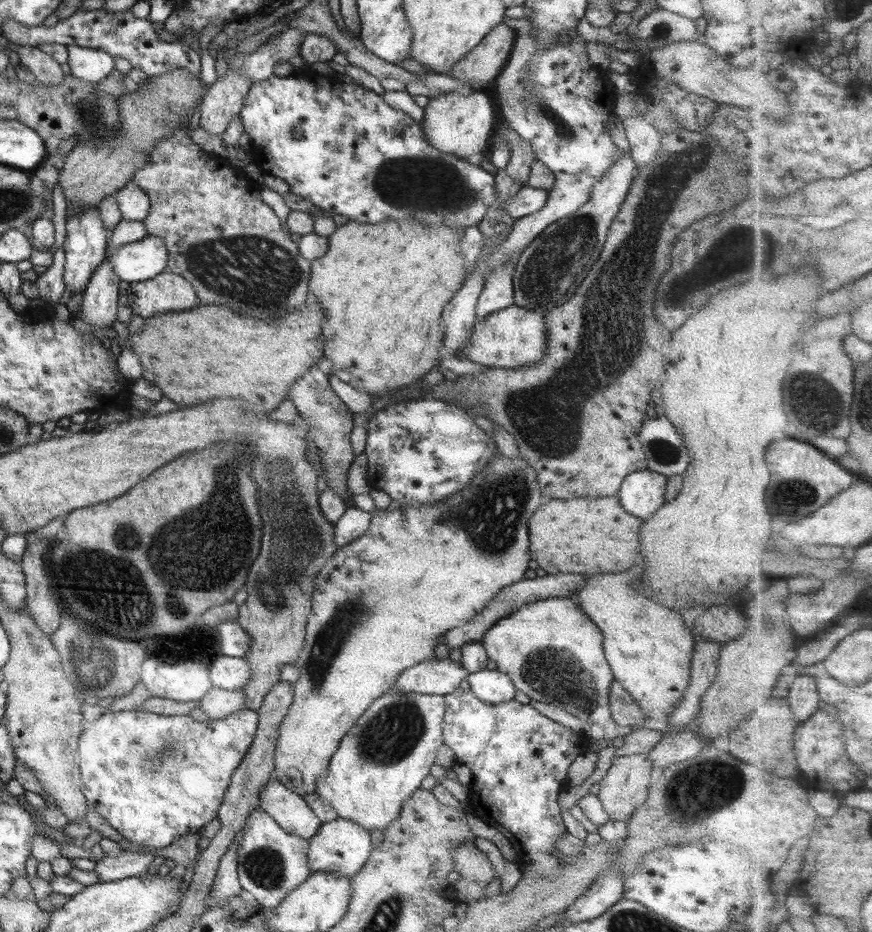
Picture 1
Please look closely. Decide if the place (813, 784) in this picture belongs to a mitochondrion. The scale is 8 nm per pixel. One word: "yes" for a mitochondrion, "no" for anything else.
no

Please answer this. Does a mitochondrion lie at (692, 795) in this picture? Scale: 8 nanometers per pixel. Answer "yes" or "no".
yes

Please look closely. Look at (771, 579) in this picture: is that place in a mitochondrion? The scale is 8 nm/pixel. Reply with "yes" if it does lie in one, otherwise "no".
no

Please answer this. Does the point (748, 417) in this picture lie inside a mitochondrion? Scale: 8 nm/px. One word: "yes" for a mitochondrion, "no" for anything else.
no

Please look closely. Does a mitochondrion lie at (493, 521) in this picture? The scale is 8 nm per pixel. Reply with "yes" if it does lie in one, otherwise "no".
yes

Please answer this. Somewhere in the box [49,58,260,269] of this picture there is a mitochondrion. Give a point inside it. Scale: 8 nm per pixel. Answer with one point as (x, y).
(88, 110)

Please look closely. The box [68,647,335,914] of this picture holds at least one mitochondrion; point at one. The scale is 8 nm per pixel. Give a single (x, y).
(264, 867)

